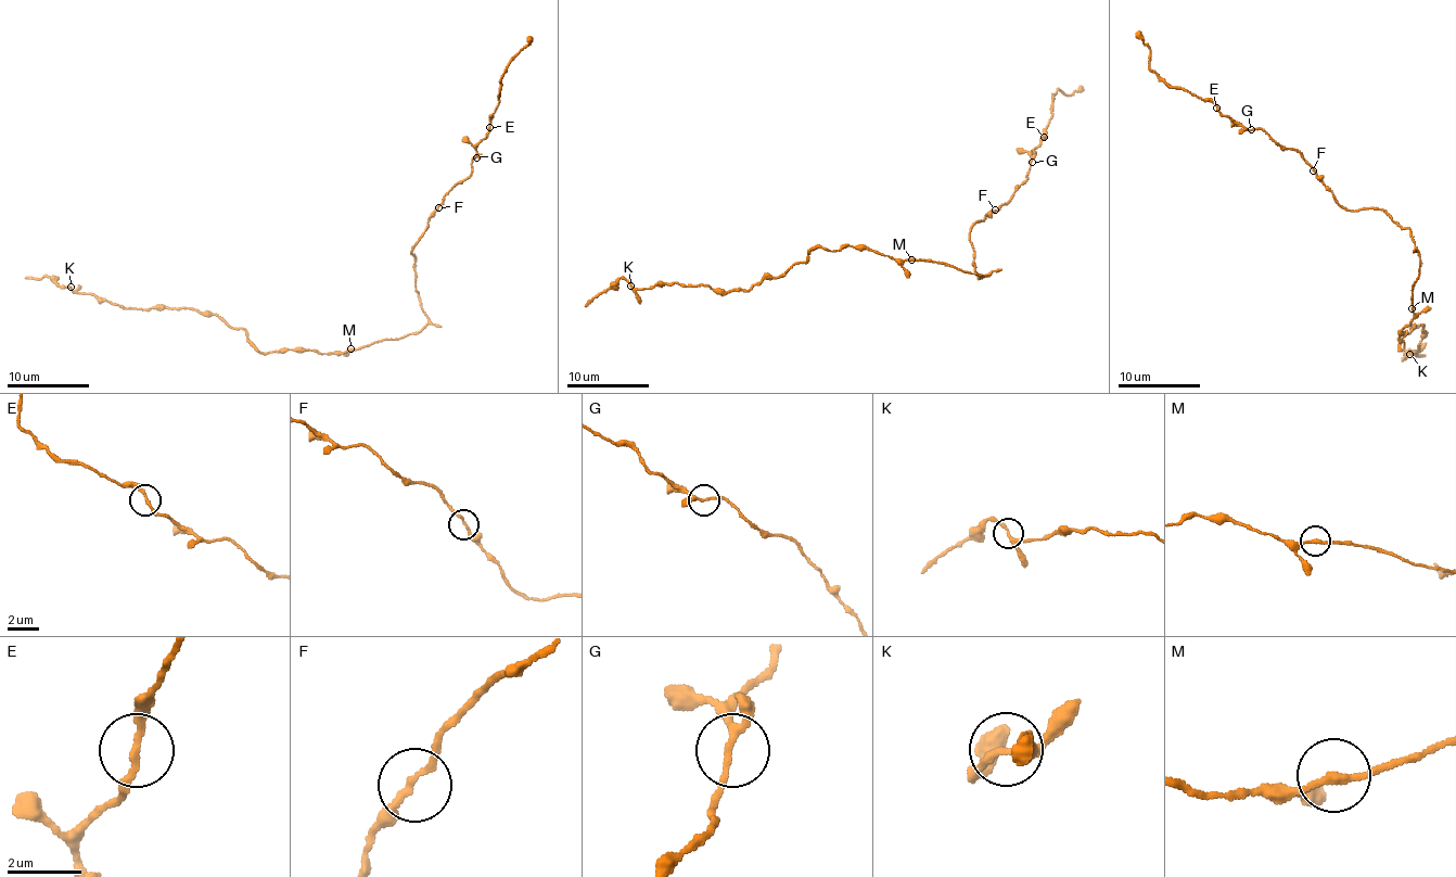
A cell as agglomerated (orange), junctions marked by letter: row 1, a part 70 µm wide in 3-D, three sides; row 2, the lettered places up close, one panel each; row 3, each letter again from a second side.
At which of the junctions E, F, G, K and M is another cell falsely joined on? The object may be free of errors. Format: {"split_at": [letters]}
{"split_at": []}

